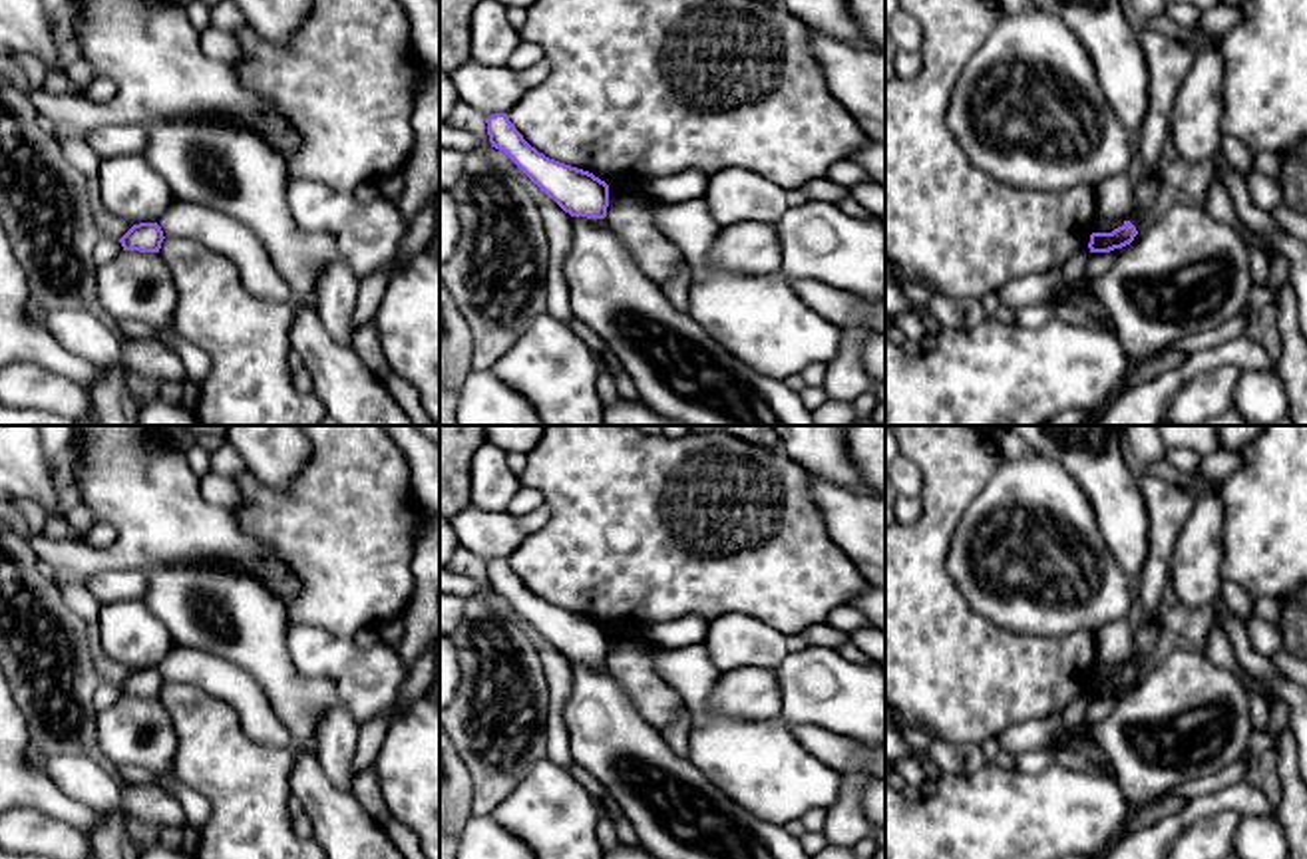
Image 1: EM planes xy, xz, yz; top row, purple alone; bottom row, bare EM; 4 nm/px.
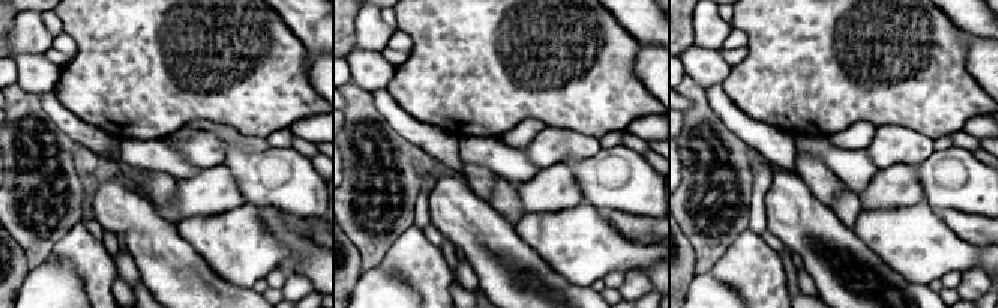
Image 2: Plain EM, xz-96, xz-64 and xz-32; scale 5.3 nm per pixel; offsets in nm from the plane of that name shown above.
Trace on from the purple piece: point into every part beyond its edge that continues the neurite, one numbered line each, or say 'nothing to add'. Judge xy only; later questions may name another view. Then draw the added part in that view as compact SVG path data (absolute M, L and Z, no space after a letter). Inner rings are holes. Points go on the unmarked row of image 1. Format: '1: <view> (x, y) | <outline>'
nothing to add

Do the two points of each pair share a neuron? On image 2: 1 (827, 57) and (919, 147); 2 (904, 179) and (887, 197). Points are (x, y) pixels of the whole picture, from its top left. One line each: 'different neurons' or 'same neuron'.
1: different neurons
2: same neuron

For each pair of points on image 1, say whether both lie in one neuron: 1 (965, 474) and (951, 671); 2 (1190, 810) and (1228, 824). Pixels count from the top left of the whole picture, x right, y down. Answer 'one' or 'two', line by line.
1: one
2: two

